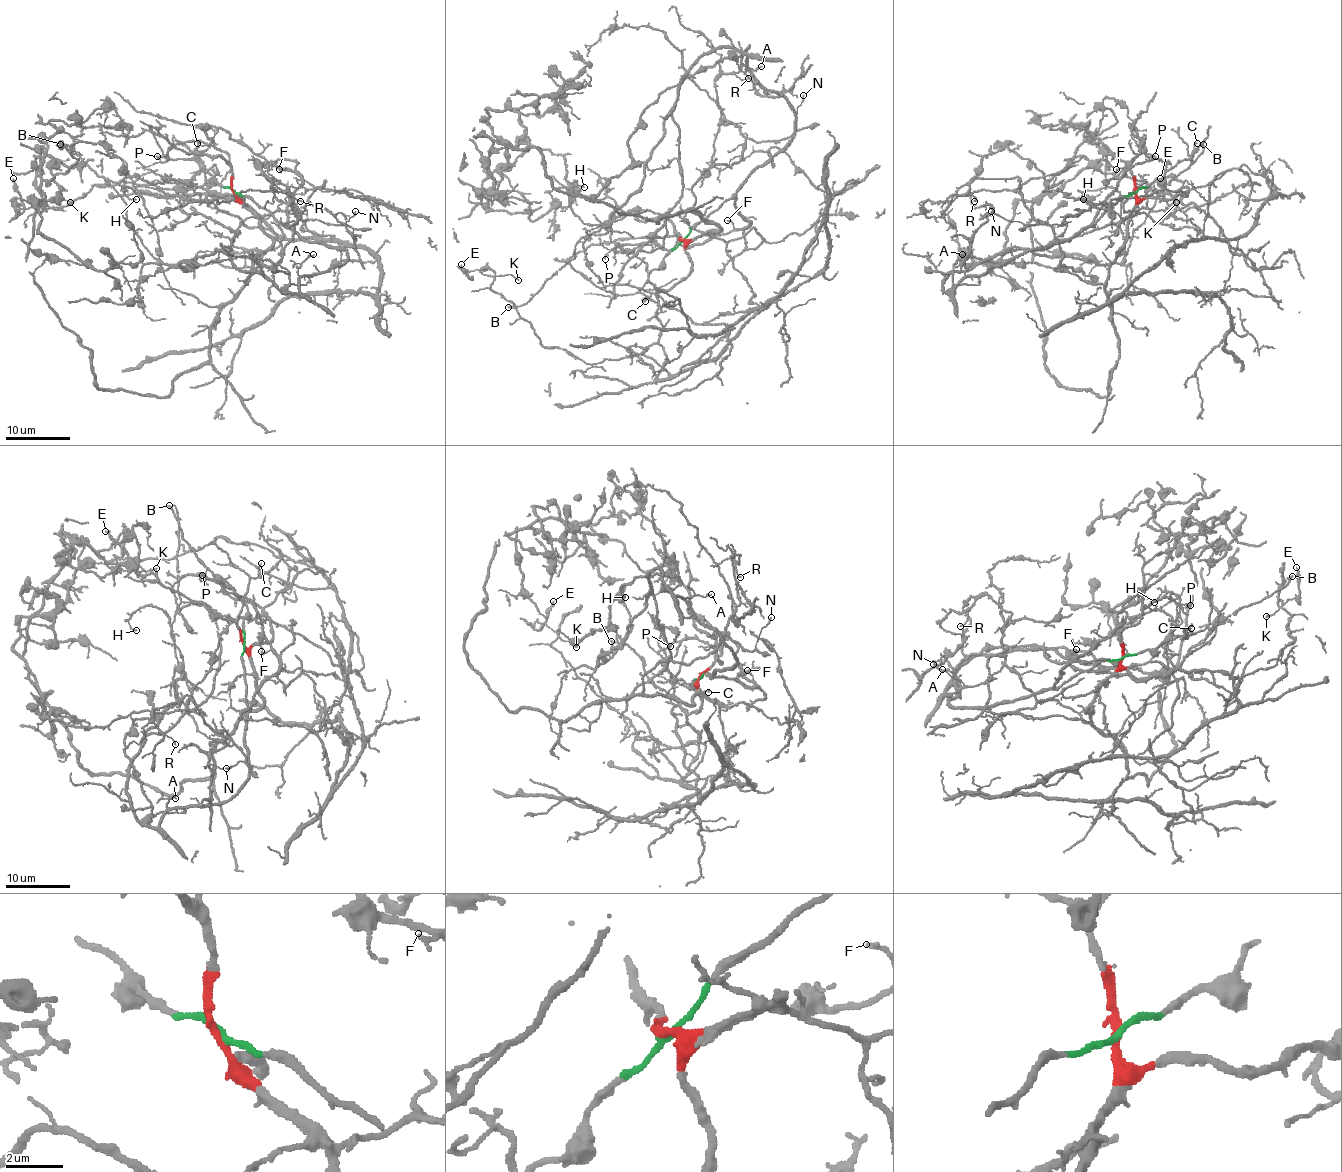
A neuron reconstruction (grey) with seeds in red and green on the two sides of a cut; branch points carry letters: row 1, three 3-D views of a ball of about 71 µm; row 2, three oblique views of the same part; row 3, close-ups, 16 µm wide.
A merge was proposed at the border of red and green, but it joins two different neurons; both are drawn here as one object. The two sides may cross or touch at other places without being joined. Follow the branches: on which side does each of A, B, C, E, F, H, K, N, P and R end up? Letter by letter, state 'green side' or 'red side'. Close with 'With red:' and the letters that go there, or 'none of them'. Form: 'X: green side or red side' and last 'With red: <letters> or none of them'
A: green side
B: green side
C: green side
E: red side
F: green side
H: green side
K: red side
N: red side
P: red side
R: red side
With red: E, K, N, P, R

